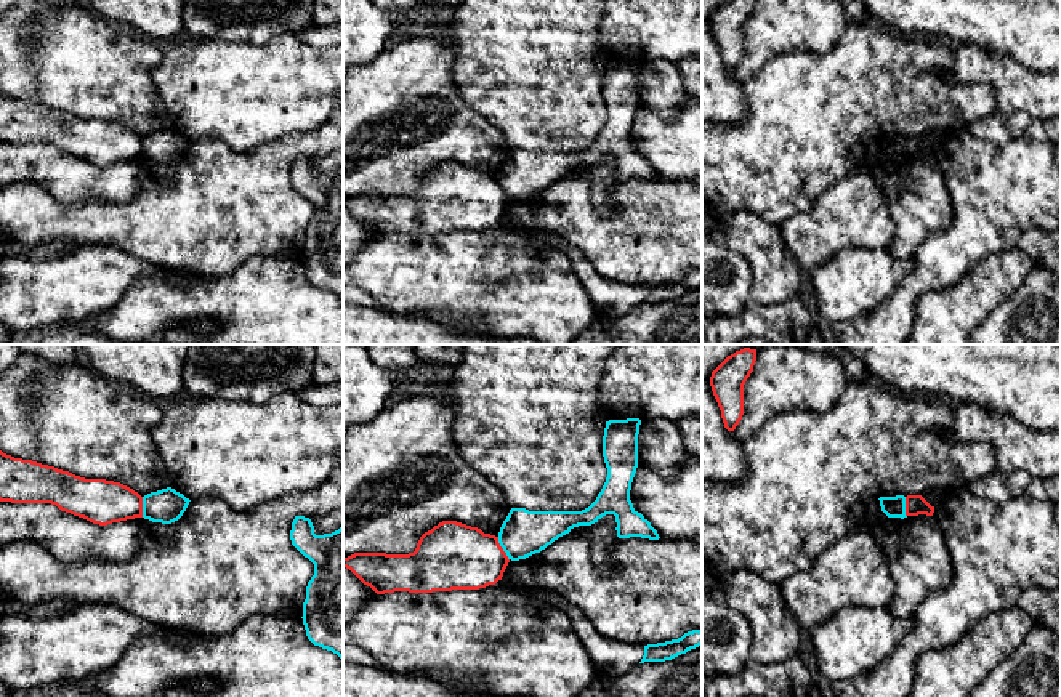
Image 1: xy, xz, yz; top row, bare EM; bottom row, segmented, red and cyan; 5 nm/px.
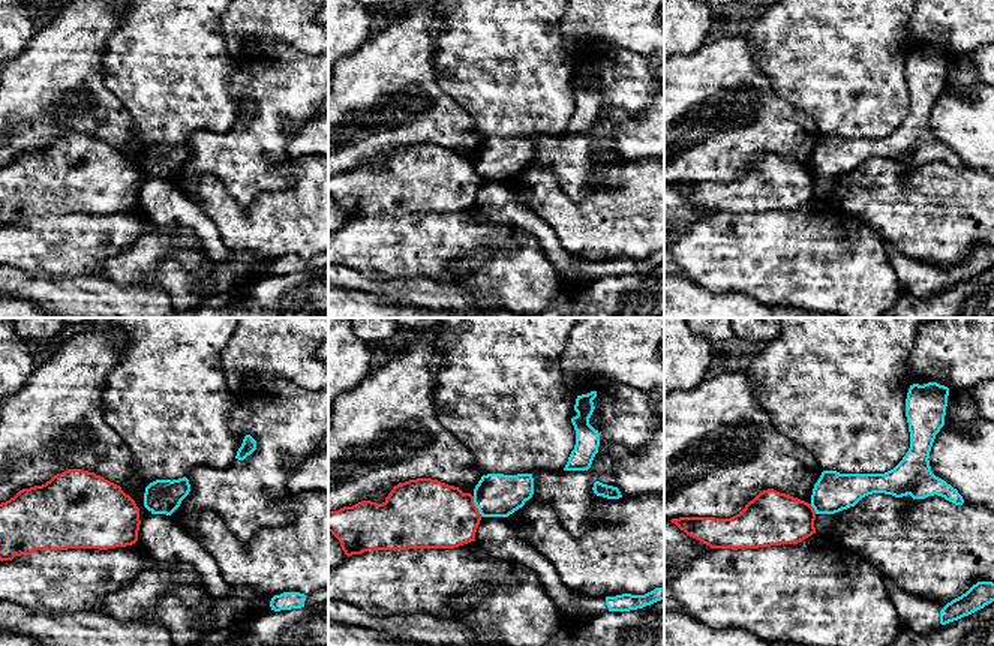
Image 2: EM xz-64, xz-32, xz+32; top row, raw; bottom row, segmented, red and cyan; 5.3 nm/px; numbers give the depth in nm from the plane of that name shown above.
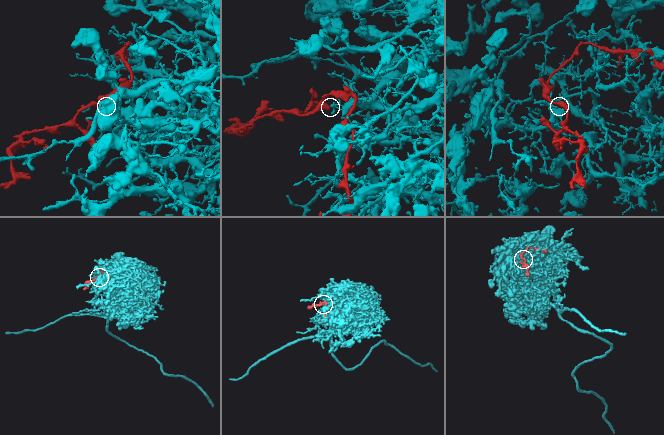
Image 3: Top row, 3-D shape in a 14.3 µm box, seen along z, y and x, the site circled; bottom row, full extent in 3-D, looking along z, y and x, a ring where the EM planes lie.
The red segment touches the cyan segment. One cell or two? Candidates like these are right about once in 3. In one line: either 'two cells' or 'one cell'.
two cells

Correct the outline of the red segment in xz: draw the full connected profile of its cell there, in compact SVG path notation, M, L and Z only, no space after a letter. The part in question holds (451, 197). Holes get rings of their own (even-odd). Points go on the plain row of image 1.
M457 162L425 173L414 194L354 194L343 199L377 236L479 231L502 221L510 200L498 178Z

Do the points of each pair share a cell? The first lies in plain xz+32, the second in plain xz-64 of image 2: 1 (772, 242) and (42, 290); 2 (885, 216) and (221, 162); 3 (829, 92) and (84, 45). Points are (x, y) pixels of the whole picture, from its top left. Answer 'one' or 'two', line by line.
1: two
2: two
3: two

